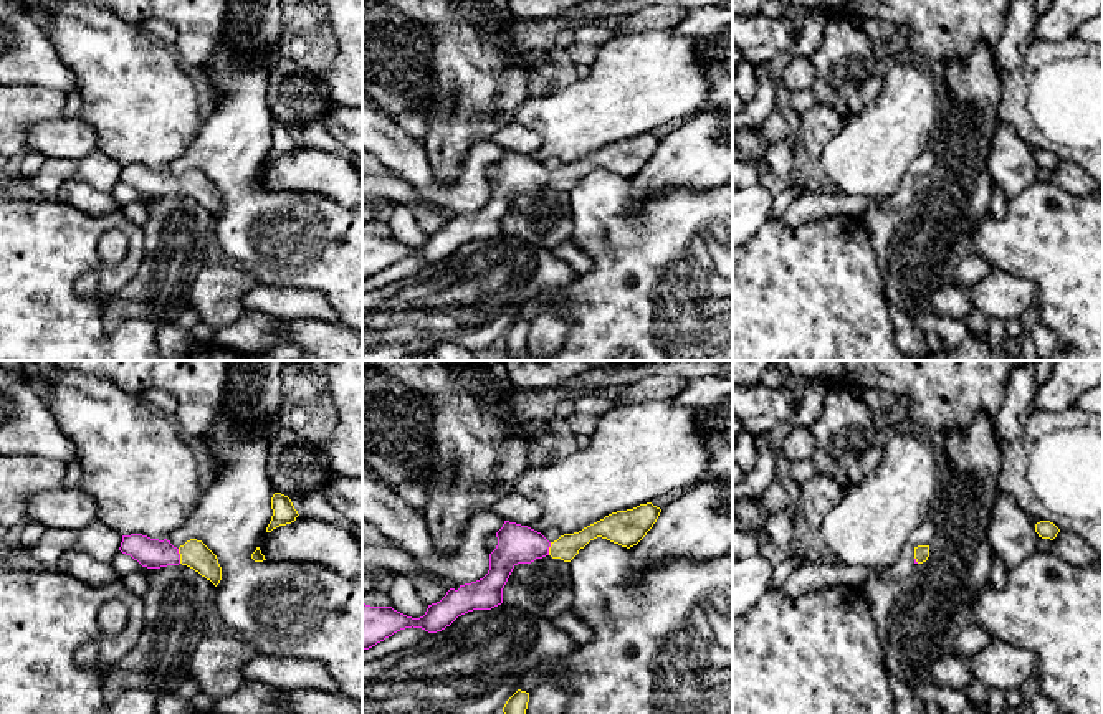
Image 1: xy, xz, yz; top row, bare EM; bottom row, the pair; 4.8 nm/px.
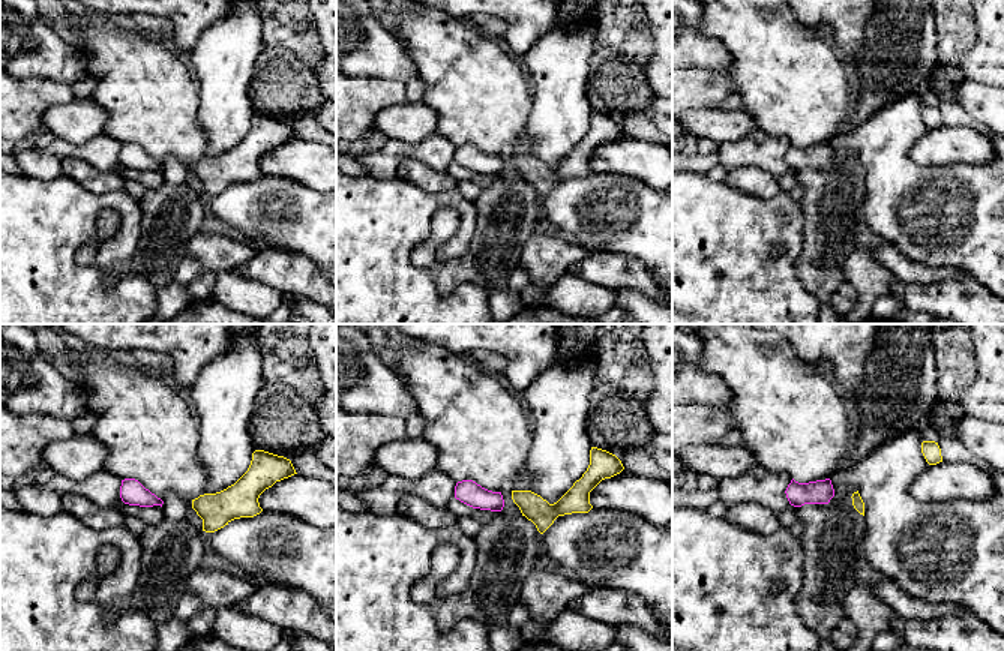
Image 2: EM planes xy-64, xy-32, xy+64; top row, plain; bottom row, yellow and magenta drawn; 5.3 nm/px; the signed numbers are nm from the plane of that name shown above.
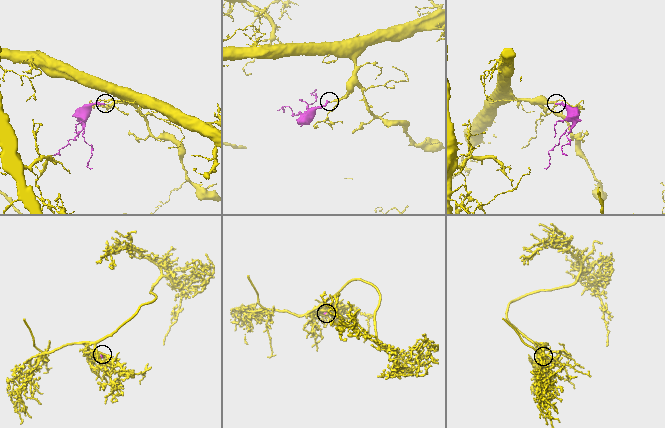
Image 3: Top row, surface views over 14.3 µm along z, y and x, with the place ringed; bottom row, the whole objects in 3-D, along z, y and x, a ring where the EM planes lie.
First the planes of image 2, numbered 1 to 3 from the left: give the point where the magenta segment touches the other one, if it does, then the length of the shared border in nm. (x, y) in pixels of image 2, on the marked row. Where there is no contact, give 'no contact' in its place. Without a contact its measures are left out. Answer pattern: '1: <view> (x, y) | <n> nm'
1: no contact
2: no contact
3: no contact

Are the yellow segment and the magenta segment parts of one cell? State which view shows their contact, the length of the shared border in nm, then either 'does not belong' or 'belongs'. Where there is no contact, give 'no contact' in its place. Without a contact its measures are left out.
xy | 70 nm | belongs

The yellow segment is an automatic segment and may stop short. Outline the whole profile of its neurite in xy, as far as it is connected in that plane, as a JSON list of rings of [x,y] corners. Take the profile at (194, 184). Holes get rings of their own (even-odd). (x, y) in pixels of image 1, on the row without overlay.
[[[131,164],[122,165],[119,180],[147,198],[182,193],[198,202],[215,217],[222,210],[222,197],[217,185],[197,169],[190,169],[177,178],[167,169],[159,170],[142,164]]]

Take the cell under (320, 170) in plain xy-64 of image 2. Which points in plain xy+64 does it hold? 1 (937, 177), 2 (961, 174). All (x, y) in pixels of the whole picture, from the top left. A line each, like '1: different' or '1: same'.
1: different
2: different

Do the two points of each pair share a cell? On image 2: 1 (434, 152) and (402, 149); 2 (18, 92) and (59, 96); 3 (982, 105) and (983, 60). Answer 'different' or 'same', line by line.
1: same
2: same
3: different

